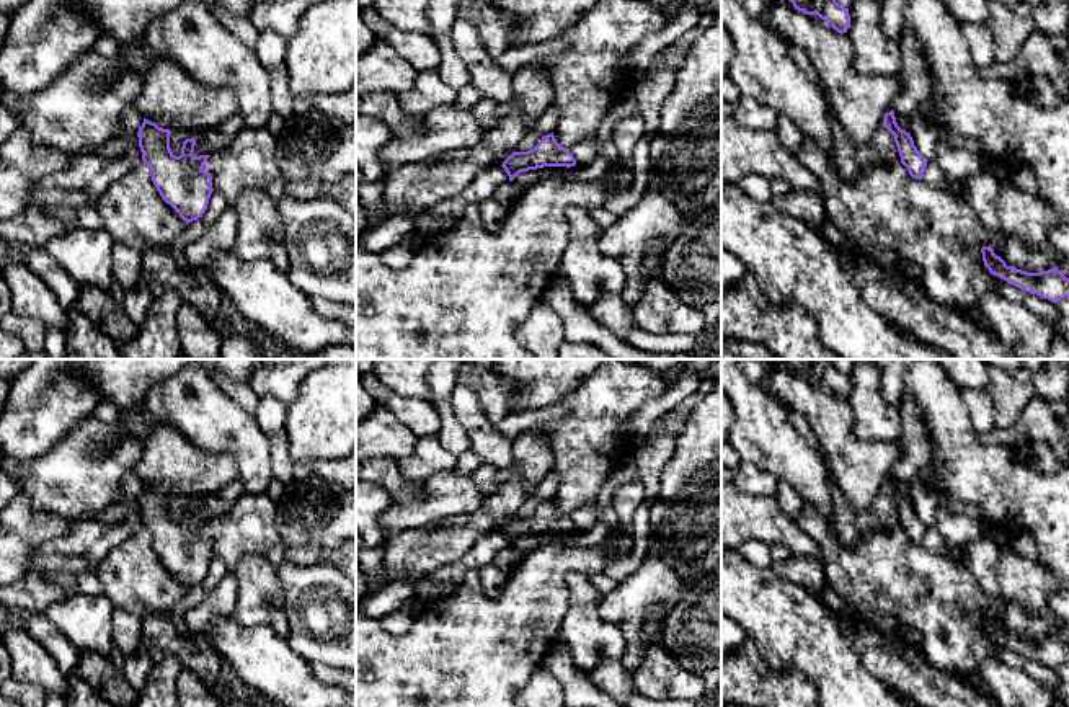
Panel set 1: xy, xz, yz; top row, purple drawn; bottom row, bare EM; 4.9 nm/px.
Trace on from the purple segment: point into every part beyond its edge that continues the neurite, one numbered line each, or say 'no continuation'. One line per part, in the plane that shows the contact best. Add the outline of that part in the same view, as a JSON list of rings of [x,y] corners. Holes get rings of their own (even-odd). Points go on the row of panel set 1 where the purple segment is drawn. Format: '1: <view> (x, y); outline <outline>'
no continuation

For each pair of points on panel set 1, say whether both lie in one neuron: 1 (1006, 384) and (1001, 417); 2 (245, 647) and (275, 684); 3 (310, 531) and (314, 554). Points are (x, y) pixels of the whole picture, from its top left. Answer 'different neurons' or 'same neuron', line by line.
1: same neuron
2: same neuron
3: different neurons

